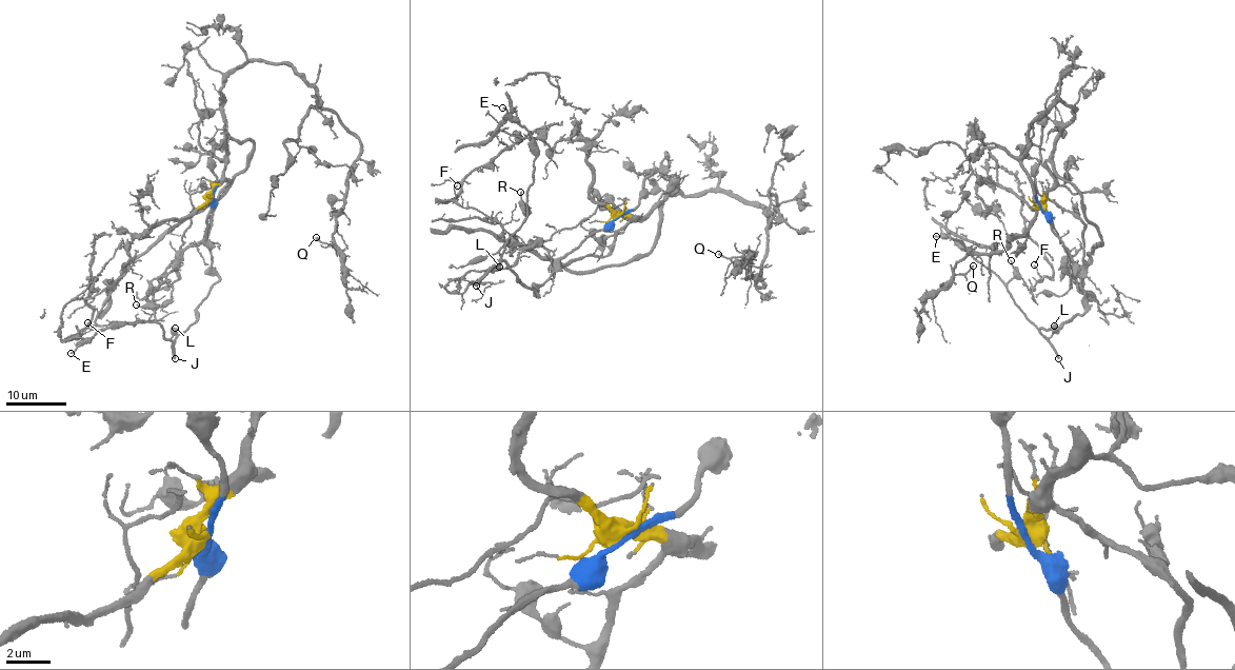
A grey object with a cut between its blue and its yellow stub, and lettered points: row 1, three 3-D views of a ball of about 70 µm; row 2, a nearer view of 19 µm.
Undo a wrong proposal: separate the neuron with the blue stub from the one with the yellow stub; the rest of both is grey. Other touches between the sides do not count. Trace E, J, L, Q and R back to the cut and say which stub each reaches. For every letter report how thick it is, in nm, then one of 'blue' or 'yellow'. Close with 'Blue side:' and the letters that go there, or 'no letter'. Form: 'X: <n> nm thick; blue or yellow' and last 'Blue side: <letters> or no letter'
E: 170 nm thick; blue
J: 280 nm thick; blue
L: 650 nm thick; blue
Q: 200 nm thick; yellow
R: 110 nm thick; blue
Blue side: E, J, L, R

